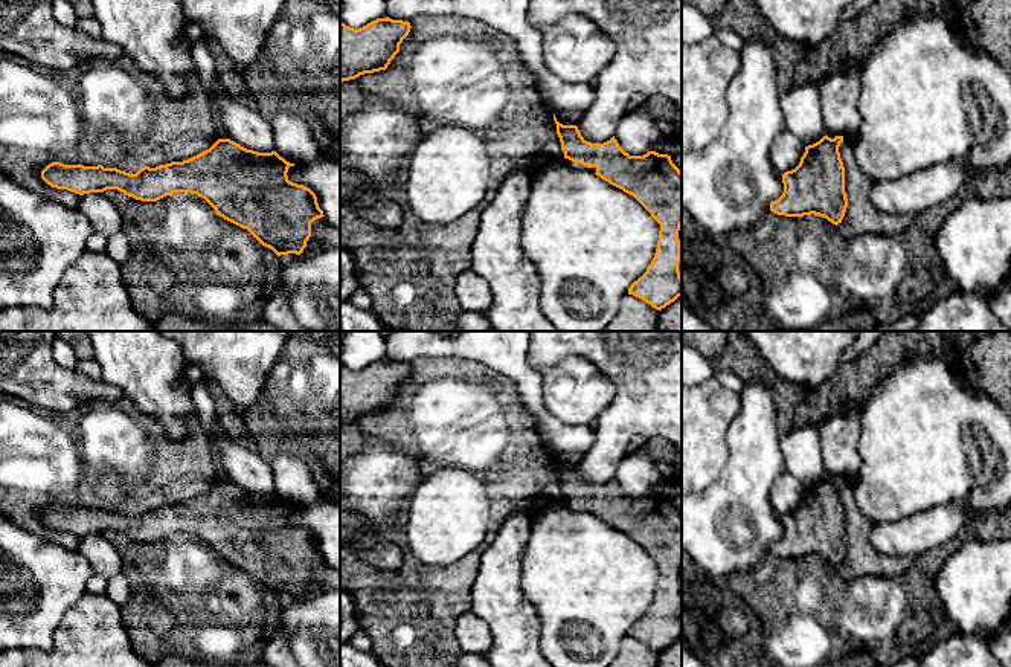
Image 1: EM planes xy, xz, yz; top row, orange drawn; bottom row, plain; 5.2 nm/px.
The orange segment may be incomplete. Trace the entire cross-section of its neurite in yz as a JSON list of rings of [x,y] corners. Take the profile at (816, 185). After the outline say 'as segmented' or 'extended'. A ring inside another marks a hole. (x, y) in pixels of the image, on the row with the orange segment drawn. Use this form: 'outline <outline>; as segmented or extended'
outline [[[823,136],[805,147],[799,165],[782,174],[784,192],[770,203],[770,211],[785,217],[819,215],[833,224],[842,223],[848,198],[845,166],[839,147],[843,136]]]; as segmented

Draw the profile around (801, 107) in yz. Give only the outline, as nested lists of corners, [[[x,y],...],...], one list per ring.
[[[805,82],[788,92],[781,92],[779,105],[785,128],[798,136],[805,147],[823,137],[820,85]]]

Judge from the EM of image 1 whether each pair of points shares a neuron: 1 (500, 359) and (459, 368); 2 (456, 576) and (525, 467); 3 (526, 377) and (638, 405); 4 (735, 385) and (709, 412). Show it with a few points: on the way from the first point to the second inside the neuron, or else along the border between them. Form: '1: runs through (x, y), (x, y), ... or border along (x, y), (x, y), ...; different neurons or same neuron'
1: border along (449, 356), (479, 360), (507, 379); different neurons
2: runs through (456, 542), (456, 512), (491, 476); same neuron
3: border along (528, 347), (528, 364), (537, 371); different neurons
4: border along (714, 376), (737, 396); different neurons

